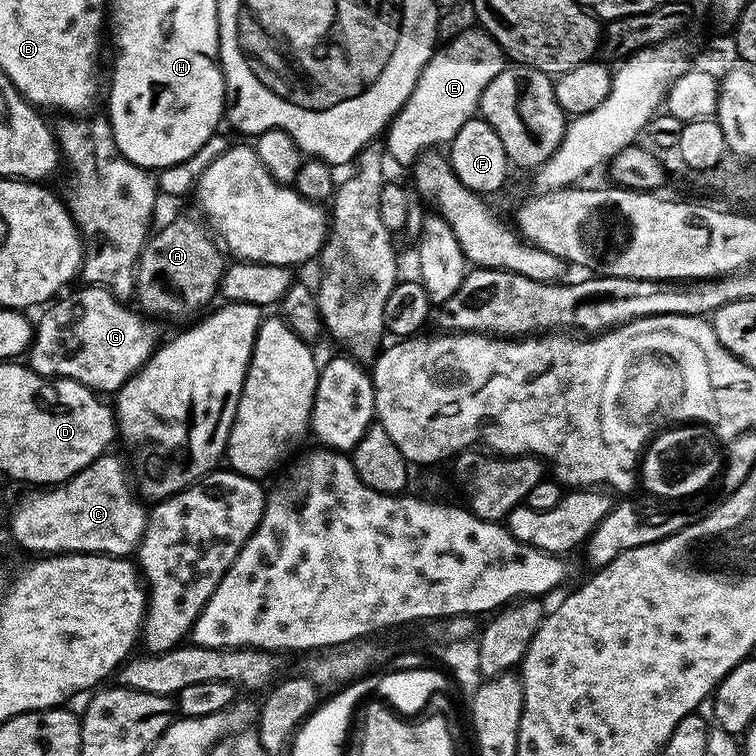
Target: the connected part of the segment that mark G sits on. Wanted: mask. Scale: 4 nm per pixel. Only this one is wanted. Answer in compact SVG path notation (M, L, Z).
M80 286L77 292L71 292L61 295L41 311L45 312L41 314L40 321L35 321L32 342L26 352L27 363L40 376L77 380L97 394L115 394L156 351L158 339L156 328L151 324L153 321L135 307L127 308L124 305L127 303L117 298L109 288Z

